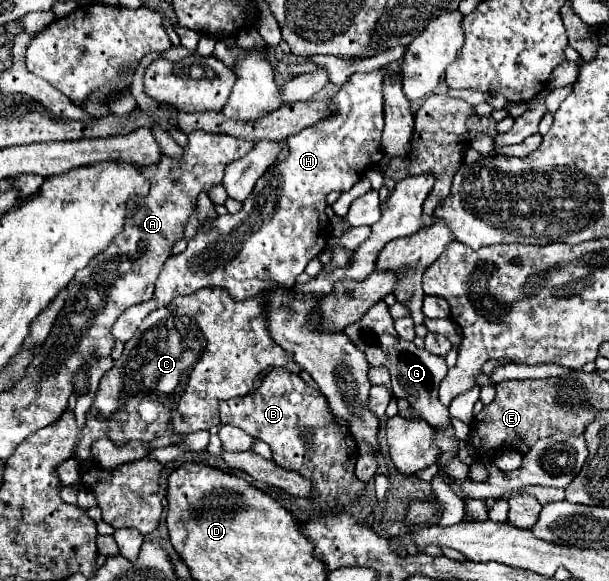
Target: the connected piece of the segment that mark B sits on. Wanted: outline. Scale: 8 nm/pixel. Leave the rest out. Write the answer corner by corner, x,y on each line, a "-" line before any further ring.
272,369
256,393
220,401
220,425
240,427
248,435
270,445
274,461
314,481
314,499
324,507
342,509
364,493
364,483
354,475
358,447
348,429
340,429
324,401
324,395
312,389
300,375

